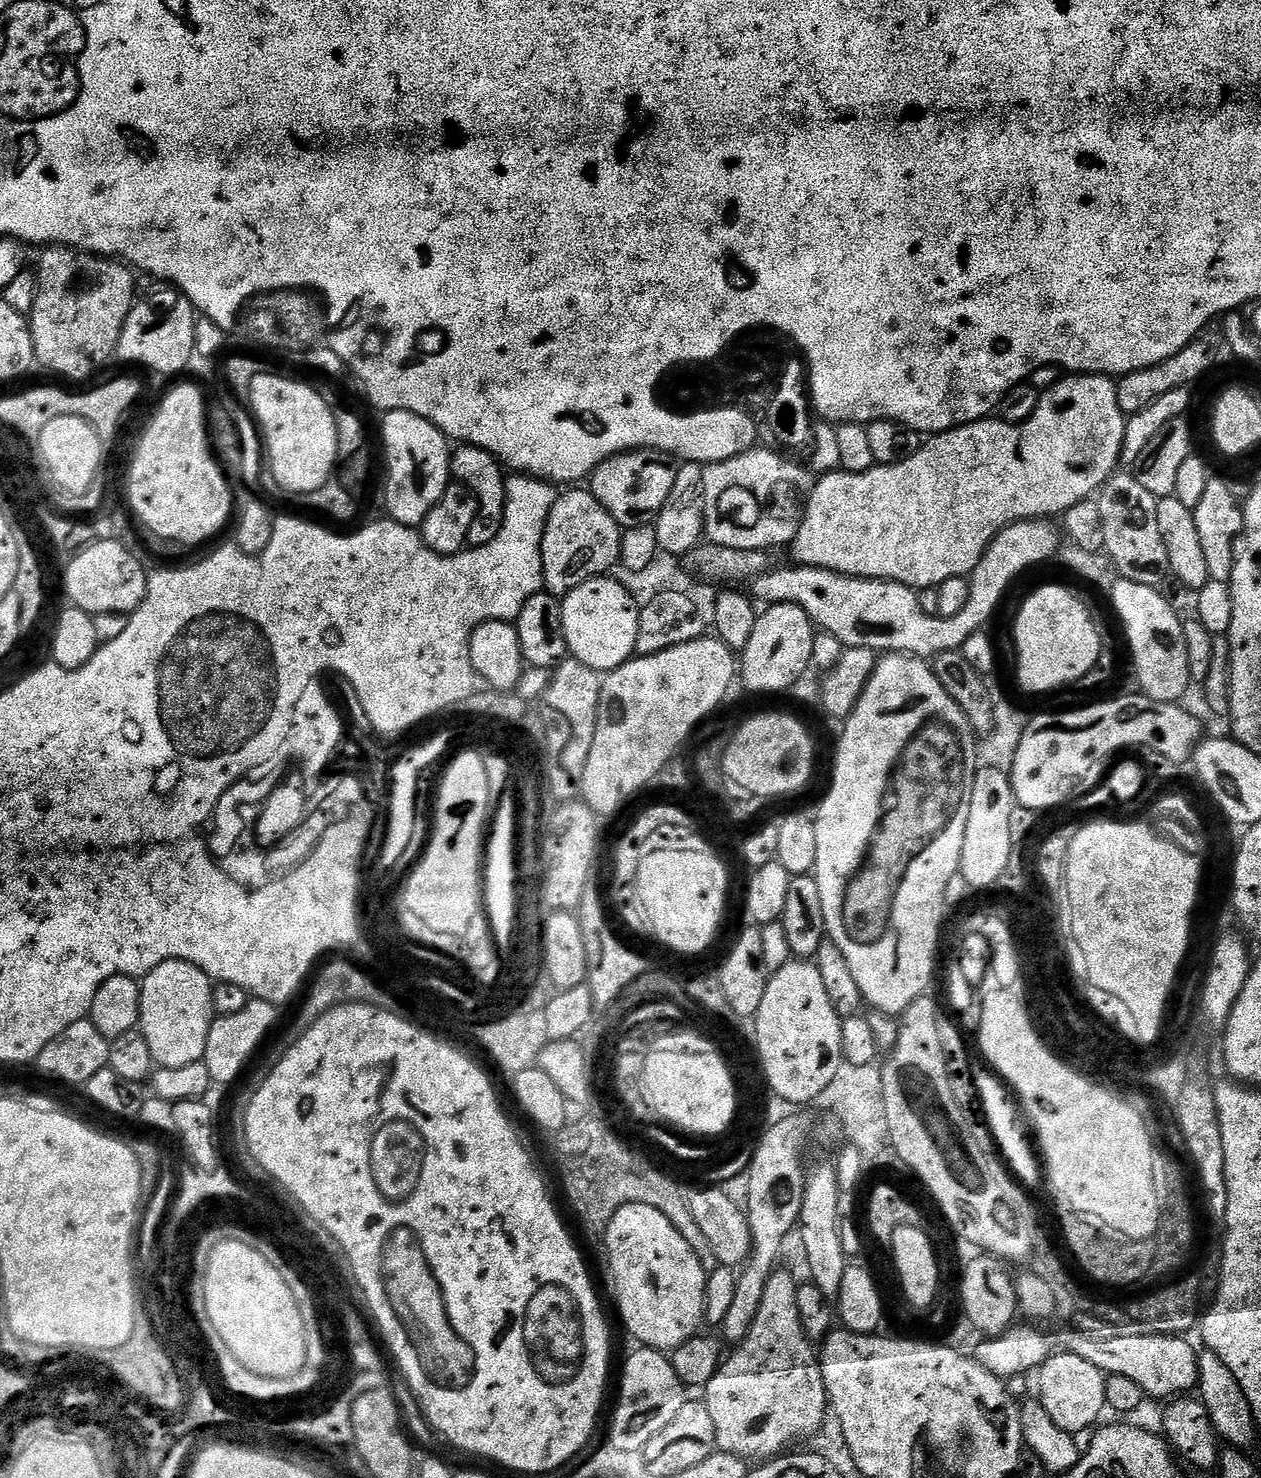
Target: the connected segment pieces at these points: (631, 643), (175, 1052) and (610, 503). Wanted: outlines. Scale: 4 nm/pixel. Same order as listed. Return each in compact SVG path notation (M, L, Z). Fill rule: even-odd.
M611 578L599 580L587 580L582 586L563 597L560 609L562 610L562 630L568 643L568 651L571 659L585 664L585 669L596 674L607 674L621 668L626 661L633 659L636 651L636 639L638 638L638 618L640 608L636 600L627 592L625 585Z
M181 960L162 962L150 975L143 977L140 986L140 1023L138 1030L150 1046L153 1061L159 1067L187 1066L189 1062L203 1060L206 1050L206 1038L214 1019L212 1010L213 981L198 966Z
M638 448L635 452L619 452L609 460L602 461L590 477L590 491L602 502L602 506L624 528L649 523L647 512L659 512L670 490L678 467L676 457L669 452L657 452L655 448Z

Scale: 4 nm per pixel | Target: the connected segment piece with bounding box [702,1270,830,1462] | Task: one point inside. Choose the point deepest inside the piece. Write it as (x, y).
(770, 1393)

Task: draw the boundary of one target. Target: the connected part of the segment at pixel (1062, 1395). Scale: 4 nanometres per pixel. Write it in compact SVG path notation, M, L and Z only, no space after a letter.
M1057 1351L1038 1369L1040 1376L1040 1393L1038 1399L1046 1406L1046 1414L1054 1418L1054 1426L1073 1434L1081 1434L1103 1412L1106 1412L1106 1379L1094 1362L1086 1362L1086 1358L1078 1358L1072 1352Z

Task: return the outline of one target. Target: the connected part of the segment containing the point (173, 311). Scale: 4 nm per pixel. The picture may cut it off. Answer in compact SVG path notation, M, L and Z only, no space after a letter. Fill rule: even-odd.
M168 291L172 292L156 292L141 304L140 301L133 303L132 313L126 318L116 347L116 356L129 360L132 364L141 364L144 368L153 368L156 372L165 372L172 376L194 360L198 313L190 298L186 298L183 292Z

